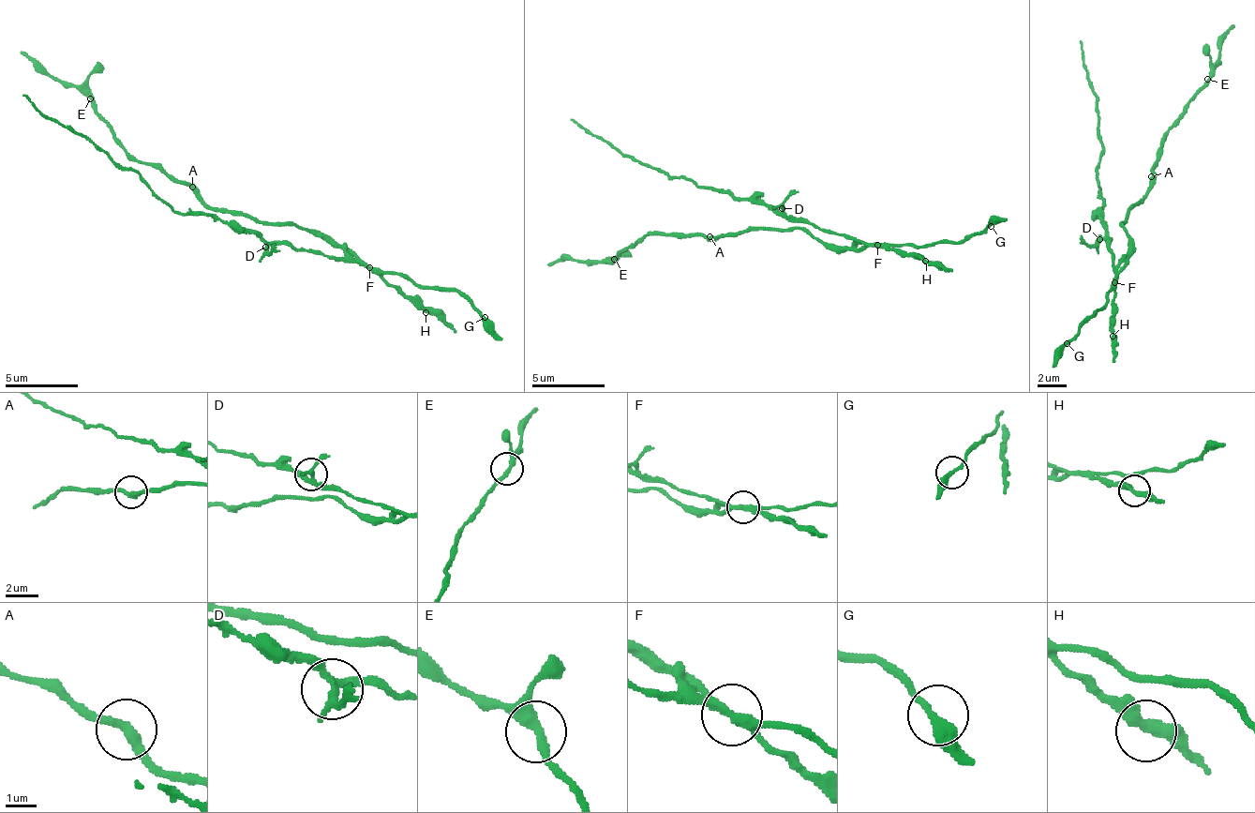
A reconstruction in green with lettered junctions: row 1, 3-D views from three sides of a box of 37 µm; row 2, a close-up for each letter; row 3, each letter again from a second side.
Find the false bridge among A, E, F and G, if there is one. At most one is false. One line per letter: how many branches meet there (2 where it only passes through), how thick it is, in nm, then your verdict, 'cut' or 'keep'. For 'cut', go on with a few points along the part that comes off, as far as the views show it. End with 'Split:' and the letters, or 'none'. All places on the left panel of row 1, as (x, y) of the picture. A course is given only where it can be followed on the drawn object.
A: 2 branches meet; 300 nm thick; keep
E: 3 branches meet; 280 nm thick; keep
F: 3 branches meet; 260 nm thick; cut; foreign part runs (370, 269), (289, 245), (271, 245), (207, 214), (177, 214), (97, 146), (23, 96)
G: 2 branches meet; 340 nm thick; keep
Split: F

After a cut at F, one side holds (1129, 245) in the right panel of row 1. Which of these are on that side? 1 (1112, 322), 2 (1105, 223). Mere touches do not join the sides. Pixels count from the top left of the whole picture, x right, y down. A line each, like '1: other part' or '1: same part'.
1: other part
2: other part

